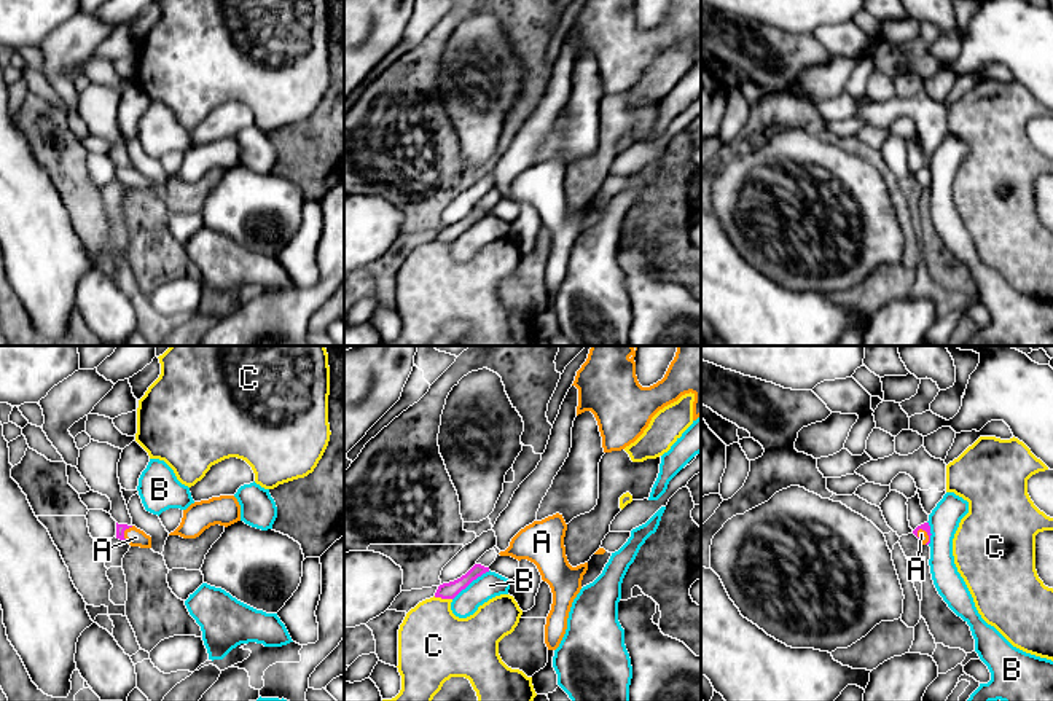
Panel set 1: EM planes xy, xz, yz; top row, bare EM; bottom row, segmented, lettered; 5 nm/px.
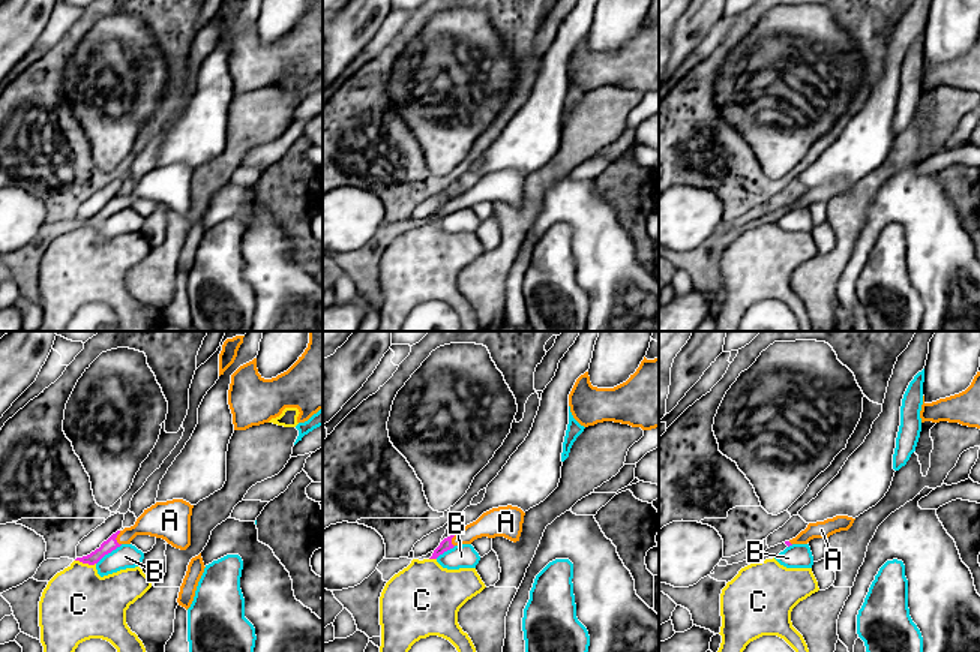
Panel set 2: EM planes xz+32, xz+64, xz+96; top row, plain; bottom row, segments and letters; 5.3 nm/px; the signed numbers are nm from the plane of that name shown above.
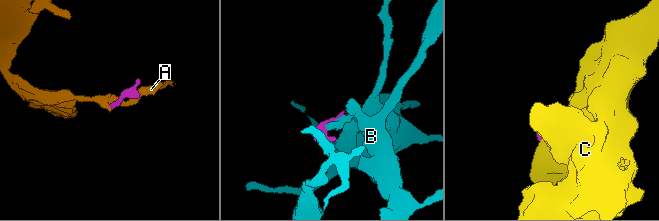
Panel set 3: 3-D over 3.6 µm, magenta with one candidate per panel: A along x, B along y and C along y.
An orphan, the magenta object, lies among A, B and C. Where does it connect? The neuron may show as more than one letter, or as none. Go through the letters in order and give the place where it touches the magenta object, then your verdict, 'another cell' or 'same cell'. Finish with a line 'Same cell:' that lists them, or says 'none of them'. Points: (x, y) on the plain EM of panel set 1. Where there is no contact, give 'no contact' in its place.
A: xy (123, 176) | same cell
B: xz (470, 225) | another cell
C: xz (443, 241) | another cell
Same cell: A

